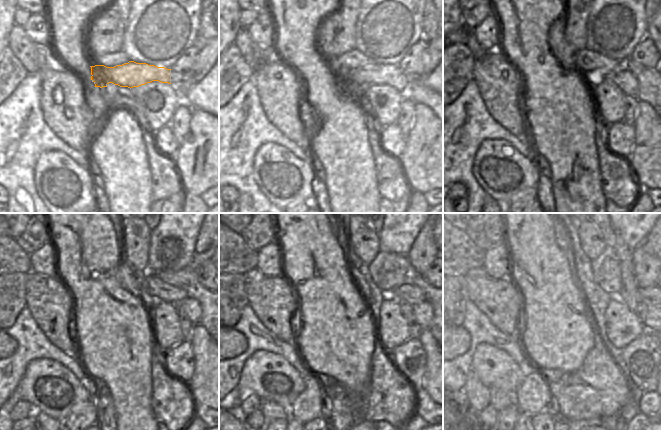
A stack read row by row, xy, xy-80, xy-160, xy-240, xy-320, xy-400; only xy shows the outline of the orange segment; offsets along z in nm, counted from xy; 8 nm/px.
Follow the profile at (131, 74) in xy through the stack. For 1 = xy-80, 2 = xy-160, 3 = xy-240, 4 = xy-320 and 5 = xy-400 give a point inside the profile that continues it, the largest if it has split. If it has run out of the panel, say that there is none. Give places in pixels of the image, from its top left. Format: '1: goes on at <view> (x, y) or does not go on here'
1: goes on at xy-80 (392, 75)
2: goes on at xy-160 (623, 78)
3: goes on at xy-240 (191, 308)
4: goes on at xy-320 (422, 311)
5: goes on at xy-400 (646, 312)

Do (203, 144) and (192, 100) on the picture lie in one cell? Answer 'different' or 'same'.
different

